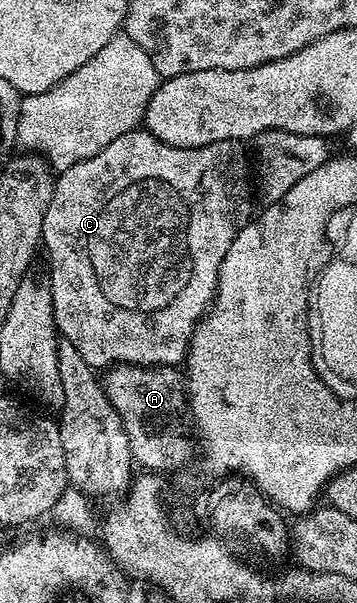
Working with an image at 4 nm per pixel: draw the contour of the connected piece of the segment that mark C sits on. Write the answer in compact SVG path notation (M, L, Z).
M136 129L105 145L101 153L58 172L53 197L45 213L41 247L44 252L47 250L47 263L51 266L49 286L58 334L69 340L73 349L77 349L77 353L85 357L90 367L96 369L110 369L116 365L175 367L186 360L187 350L191 347L191 338L199 326L199 320L207 314L214 300L215 290L219 284L221 261L225 253L229 253L229 245L233 245L239 230L253 219L253 210L251 211L253 171L250 166L247 168L247 155L243 152L243 147L244 144L237 139L226 139L200 147L174 147L165 145L146 129Z

